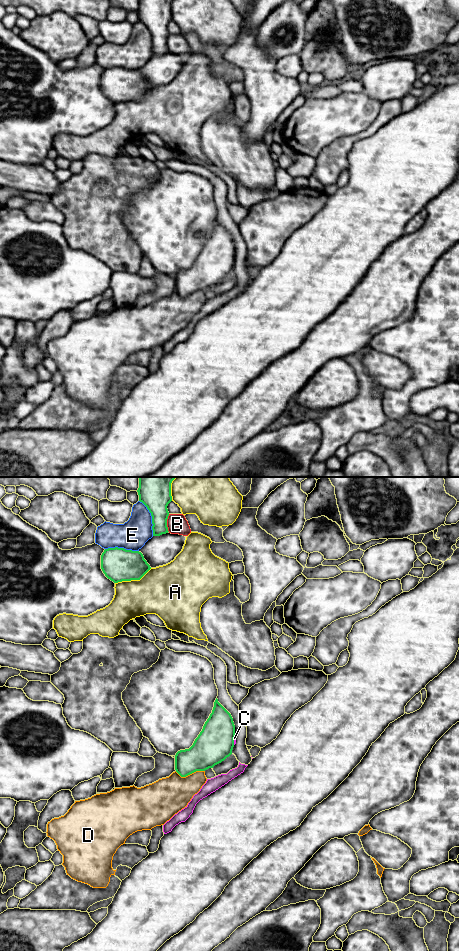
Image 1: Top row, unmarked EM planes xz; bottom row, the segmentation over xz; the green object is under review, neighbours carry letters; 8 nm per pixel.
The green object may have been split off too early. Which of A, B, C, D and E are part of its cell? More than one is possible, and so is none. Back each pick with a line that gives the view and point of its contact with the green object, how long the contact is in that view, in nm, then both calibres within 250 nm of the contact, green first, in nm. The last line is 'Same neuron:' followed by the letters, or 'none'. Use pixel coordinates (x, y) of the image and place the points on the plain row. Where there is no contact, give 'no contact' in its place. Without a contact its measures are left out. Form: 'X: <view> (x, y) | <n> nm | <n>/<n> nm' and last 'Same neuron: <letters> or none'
Same neuron: none

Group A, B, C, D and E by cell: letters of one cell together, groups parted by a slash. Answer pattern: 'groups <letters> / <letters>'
groups A / B / C / D / E

